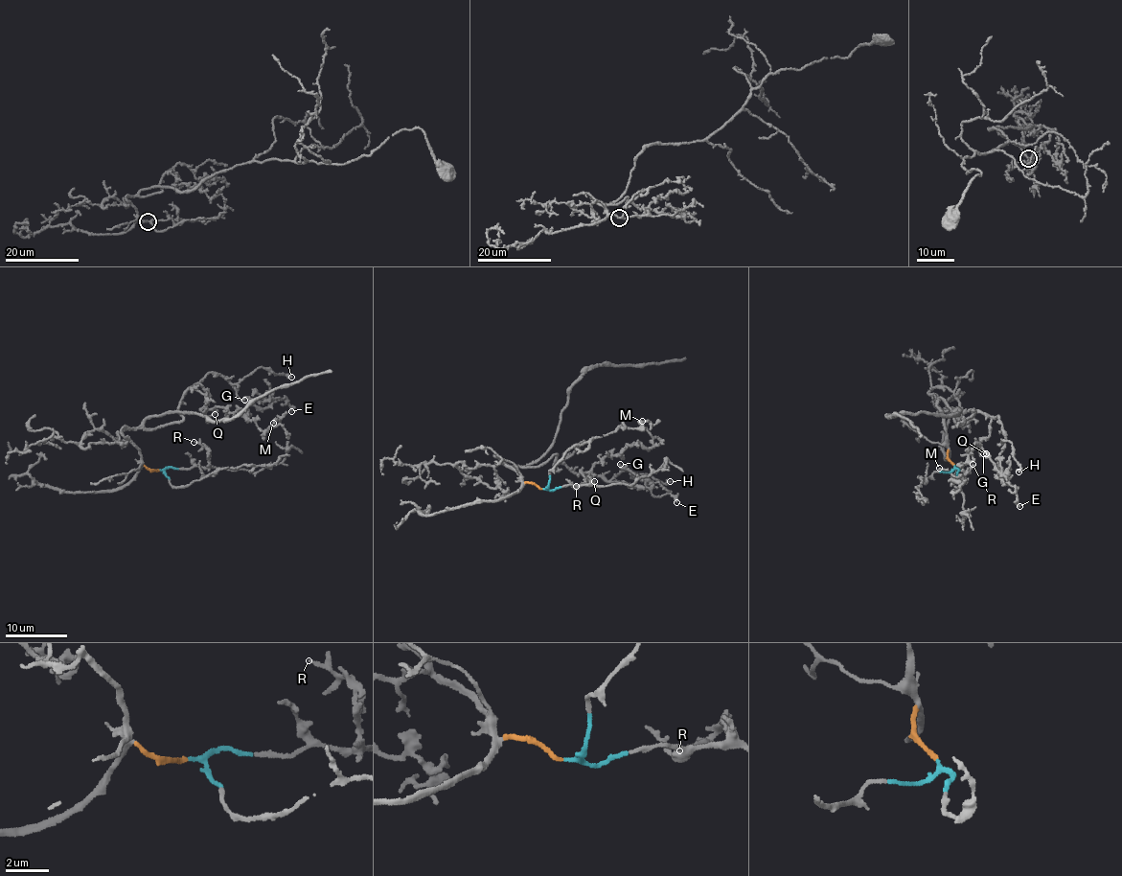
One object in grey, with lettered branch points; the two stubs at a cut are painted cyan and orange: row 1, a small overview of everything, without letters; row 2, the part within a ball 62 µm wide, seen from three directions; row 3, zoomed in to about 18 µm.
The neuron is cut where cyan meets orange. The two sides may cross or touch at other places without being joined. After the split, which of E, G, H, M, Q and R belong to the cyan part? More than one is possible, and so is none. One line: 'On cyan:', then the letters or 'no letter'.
On cyan: R

